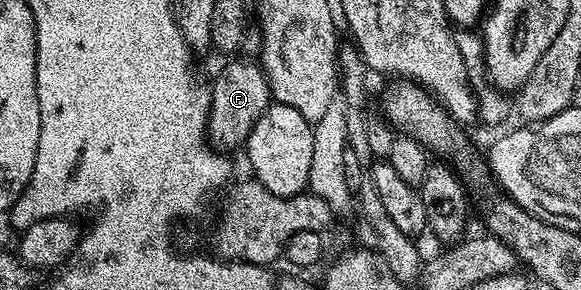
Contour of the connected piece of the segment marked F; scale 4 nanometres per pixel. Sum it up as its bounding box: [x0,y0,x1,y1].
[206,61,272,153]

